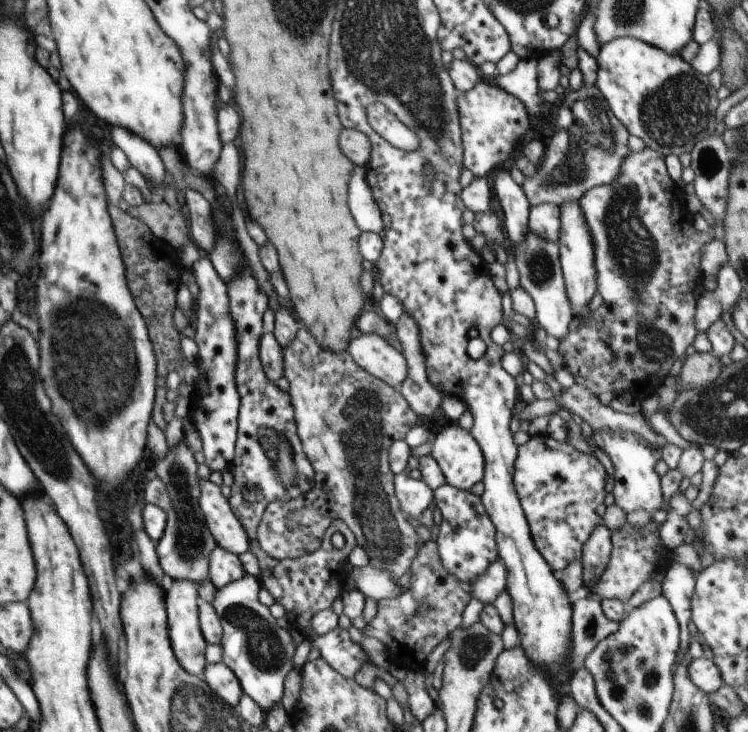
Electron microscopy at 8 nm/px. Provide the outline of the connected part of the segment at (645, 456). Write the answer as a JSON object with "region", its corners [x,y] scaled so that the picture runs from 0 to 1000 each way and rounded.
{"region":[[[816,586],[793,589],[791,601],[795,609],[810,617],[822,639],[818,675],[825,691],[838,702],[856,695],[872,702],[886,697],[884,653],[874,641],[884,627],[884,617],[877,611],[865,605],[853,592],[821,590]]]}

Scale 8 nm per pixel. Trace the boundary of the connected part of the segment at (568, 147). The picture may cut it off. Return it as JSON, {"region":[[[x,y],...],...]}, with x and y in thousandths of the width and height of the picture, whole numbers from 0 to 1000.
{"region":[[[797,113],[778,116],[753,131],[743,172],[746,178],[730,198],[726,221],[697,254],[710,281],[722,277],[749,281],[767,272],[775,273],[790,257],[817,253],[826,245],[832,221],[844,208],[840,204],[840,176],[817,153]]]}

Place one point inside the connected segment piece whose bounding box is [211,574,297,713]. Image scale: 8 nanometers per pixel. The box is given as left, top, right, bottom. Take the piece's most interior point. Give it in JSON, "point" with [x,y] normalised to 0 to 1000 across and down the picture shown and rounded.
{"point":[348,891]}

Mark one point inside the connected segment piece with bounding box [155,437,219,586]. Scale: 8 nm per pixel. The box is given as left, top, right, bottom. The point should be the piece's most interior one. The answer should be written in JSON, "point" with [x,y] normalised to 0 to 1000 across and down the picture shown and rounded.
{"point":[246,750]}

